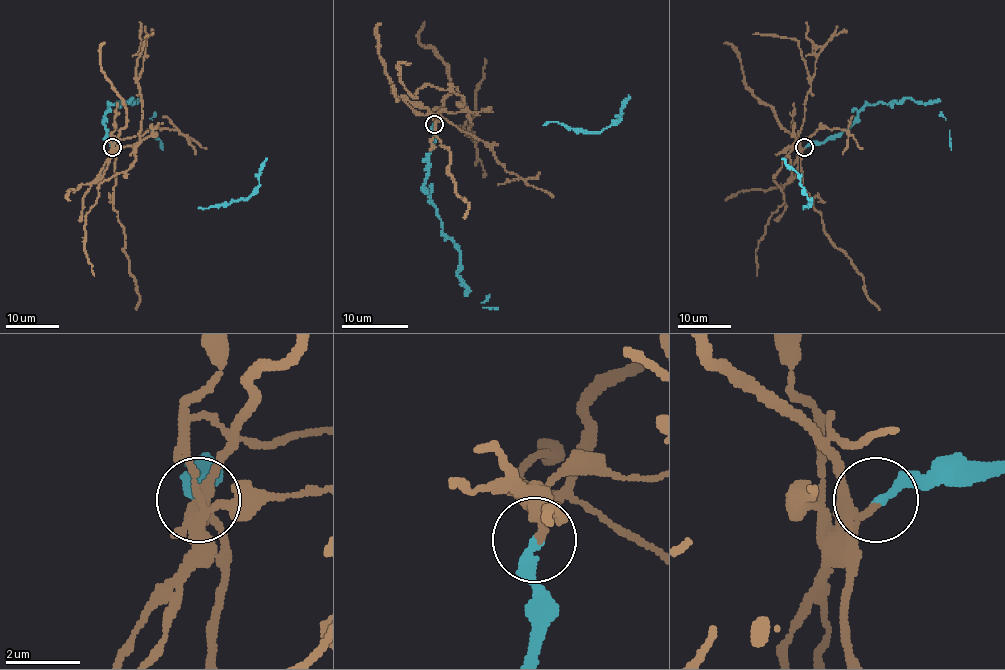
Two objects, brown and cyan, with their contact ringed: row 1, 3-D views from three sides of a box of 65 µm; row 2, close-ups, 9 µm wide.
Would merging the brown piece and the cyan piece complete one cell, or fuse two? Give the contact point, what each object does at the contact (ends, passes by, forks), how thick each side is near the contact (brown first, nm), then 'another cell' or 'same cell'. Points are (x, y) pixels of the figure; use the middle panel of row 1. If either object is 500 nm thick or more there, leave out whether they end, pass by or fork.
at (434, 124); brown passes by; cyan ends there; 220 nm thick on the brown side, 280 nm on the other; another cell

